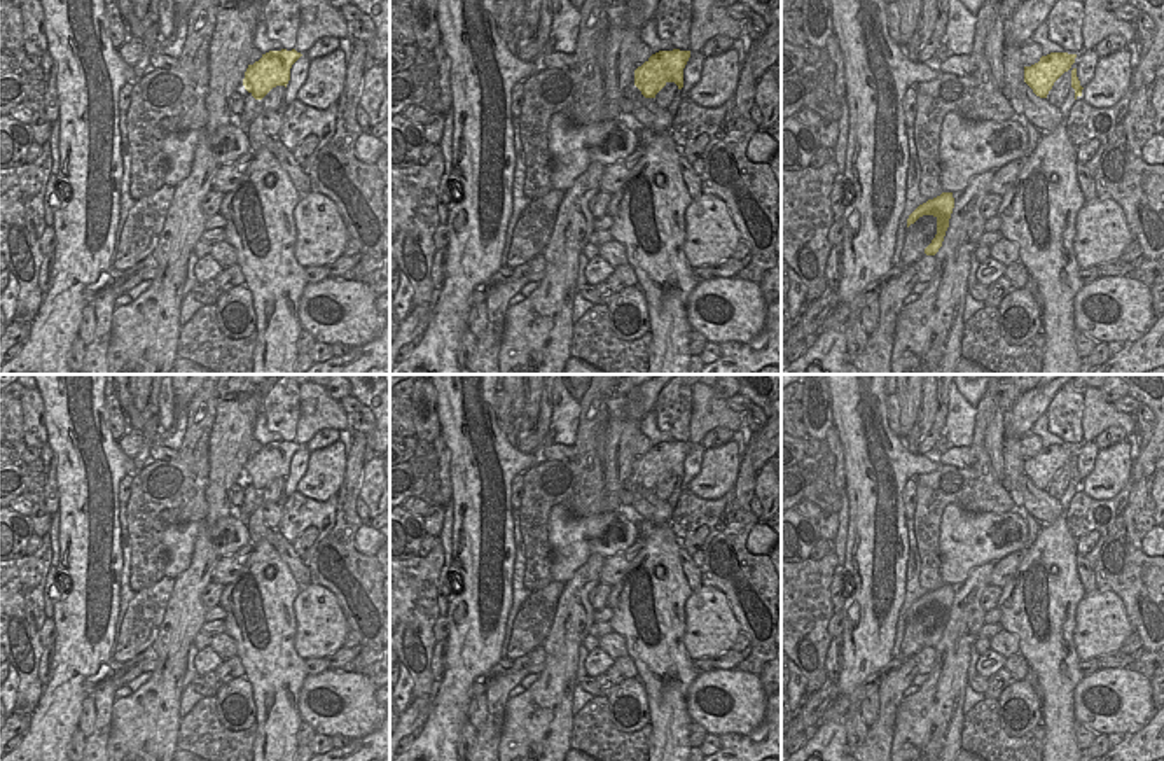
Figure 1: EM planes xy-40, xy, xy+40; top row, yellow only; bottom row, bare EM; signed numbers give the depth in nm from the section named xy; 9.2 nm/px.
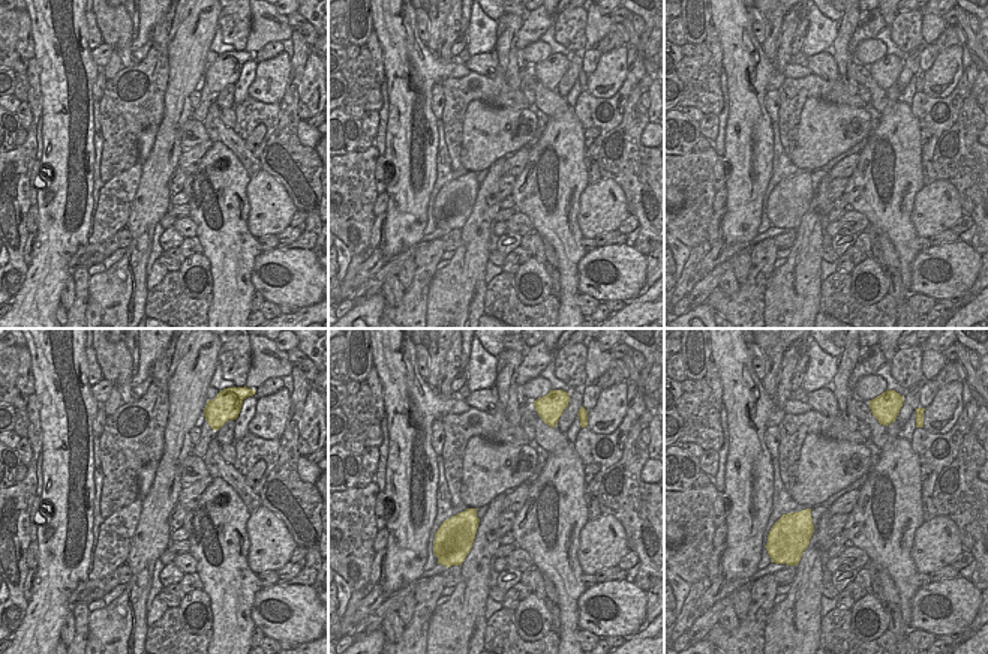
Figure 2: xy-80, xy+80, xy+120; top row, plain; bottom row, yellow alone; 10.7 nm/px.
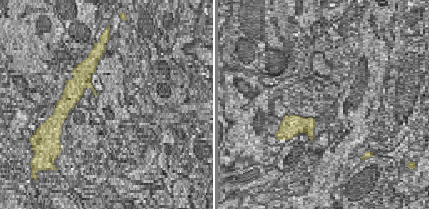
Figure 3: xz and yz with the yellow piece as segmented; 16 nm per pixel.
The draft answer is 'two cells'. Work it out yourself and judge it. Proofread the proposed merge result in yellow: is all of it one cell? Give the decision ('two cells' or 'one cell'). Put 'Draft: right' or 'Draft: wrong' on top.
Draft: wrong
one cell

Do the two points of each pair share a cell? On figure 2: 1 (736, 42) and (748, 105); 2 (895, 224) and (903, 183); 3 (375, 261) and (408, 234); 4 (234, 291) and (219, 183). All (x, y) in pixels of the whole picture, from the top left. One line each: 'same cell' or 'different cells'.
1: same cell
2: same cell
3: different cells
4: same cell

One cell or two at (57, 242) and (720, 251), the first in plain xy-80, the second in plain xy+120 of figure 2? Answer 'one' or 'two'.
two

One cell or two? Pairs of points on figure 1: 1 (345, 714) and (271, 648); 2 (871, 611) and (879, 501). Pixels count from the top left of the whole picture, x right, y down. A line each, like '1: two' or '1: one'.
1: two
2: one

